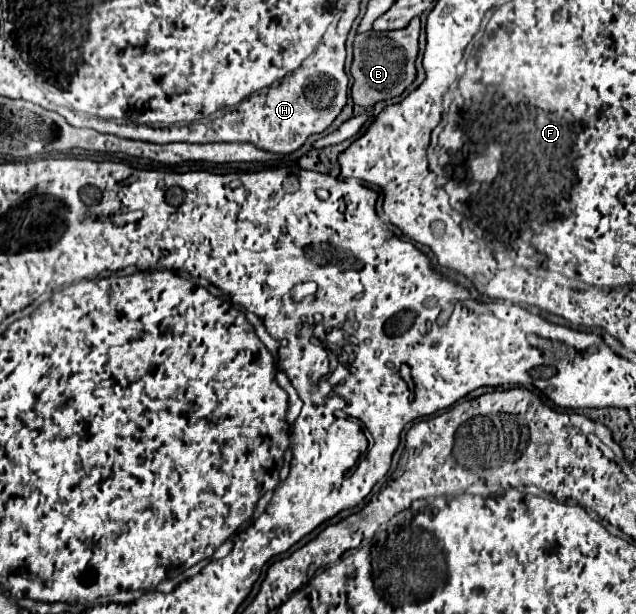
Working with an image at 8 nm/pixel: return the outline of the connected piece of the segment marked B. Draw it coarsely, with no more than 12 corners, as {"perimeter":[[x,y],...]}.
{"perimeter":[[420,17],[358,33],[352,99],[400,95],[416,77]]}

